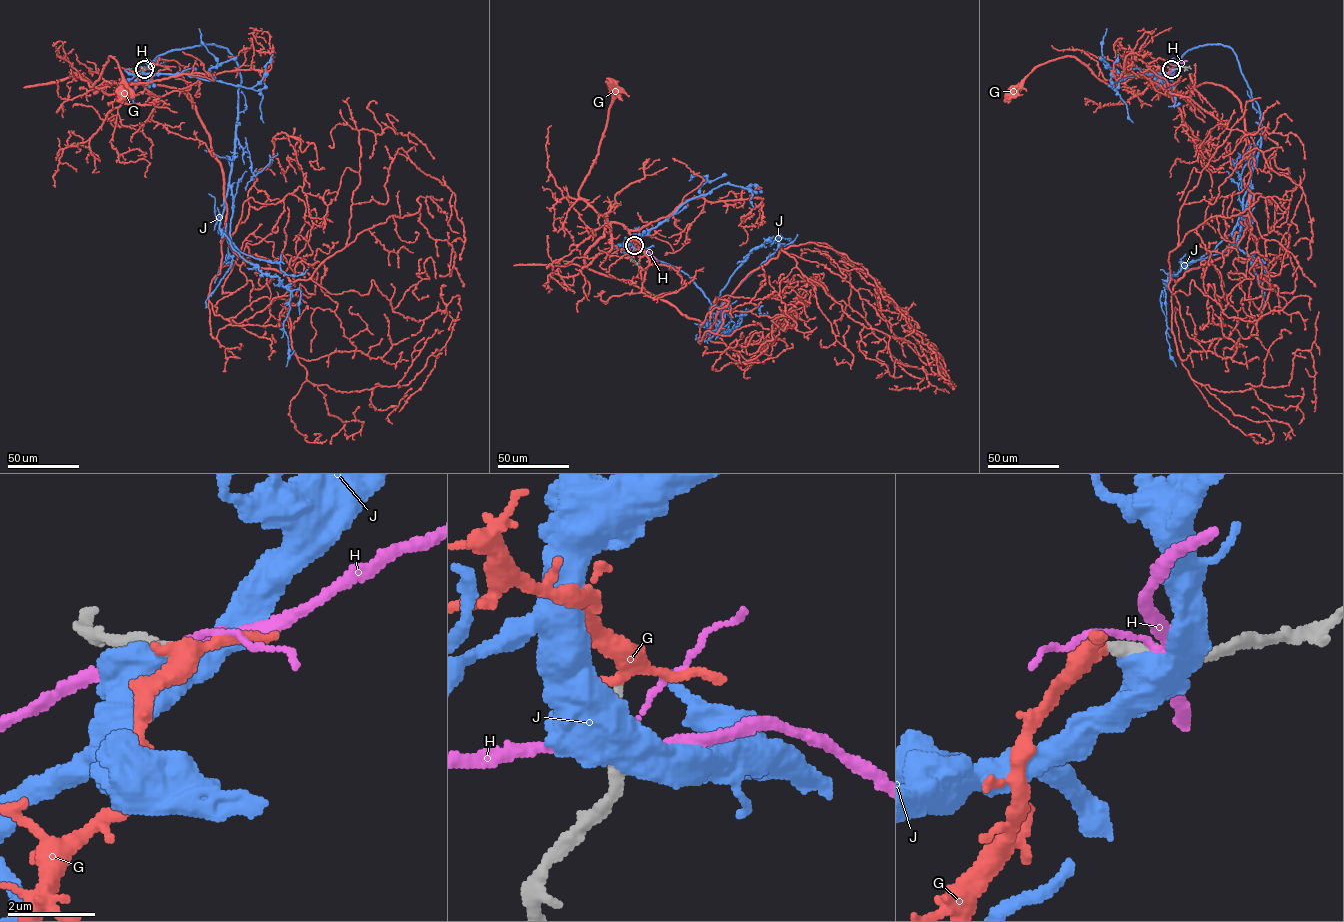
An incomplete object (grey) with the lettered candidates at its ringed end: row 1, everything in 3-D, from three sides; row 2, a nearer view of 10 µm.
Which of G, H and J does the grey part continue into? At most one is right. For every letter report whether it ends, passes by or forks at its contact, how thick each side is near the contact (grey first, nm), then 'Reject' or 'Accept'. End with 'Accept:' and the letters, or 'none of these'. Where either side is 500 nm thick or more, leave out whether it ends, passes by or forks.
G: It passes by. Thickness 280 nm (grey) against 360 nm. Accept
H: It forks there. Thickness 280 nm (grey) against 240 nm. Reject
J: Thickness 400 nm (grey) against 650 nm. Reject
Accept: G

